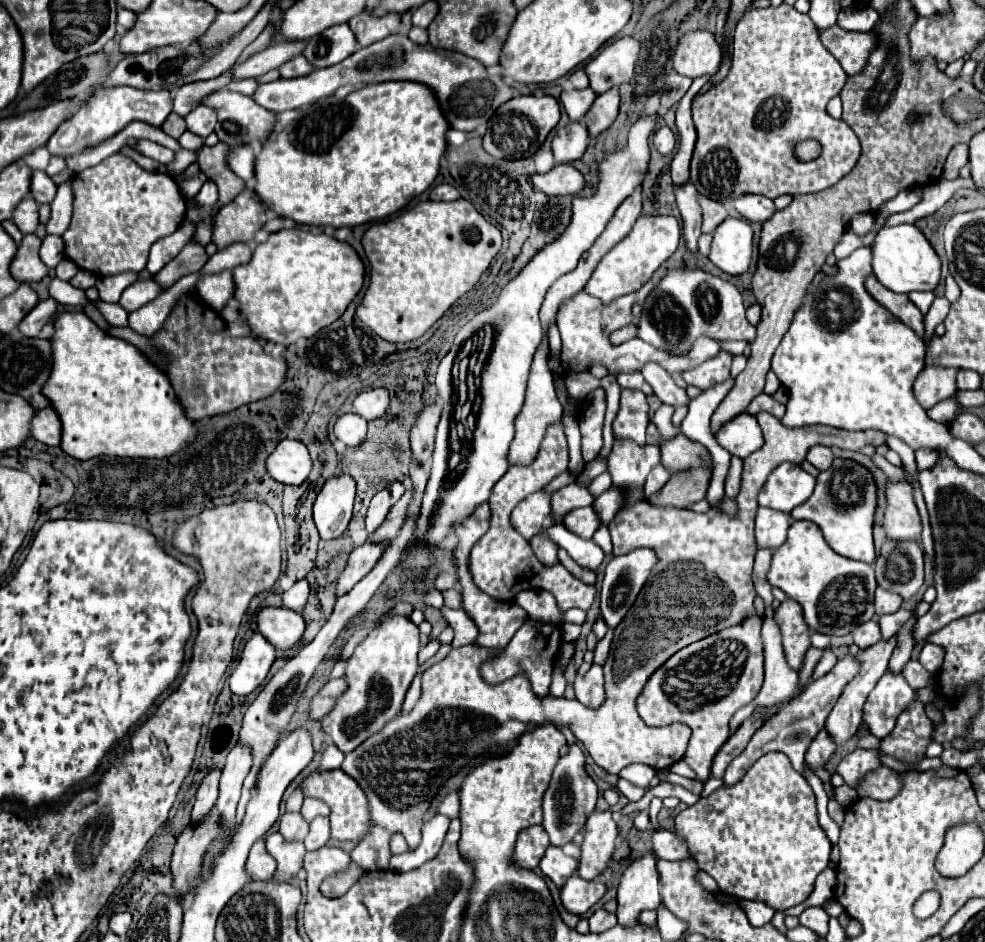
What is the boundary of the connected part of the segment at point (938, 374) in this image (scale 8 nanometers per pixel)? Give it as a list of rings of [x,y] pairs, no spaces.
[[[924,367],[914,383],[914,395],[924,409],[952,397],[956,393],[956,373],[954,367]]]

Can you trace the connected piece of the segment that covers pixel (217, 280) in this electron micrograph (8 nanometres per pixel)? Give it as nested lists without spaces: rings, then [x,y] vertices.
[[[222,271],[220,275],[204,275],[196,281],[196,291],[204,303],[220,311],[226,305],[226,301],[234,295],[232,271]]]

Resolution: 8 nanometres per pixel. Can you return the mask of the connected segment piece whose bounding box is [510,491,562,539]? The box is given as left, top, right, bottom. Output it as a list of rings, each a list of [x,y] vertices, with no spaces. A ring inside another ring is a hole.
[[[546,491],[532,493],[512,511],[510,523],[526,539],[532,539],[542,529],[548,529],[554,523],[562,523],[562,519],[556,521],[552,515],[550,497],[552,493],[546,493]]]

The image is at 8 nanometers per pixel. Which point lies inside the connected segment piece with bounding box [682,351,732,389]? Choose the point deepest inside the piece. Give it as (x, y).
(717, 370)

